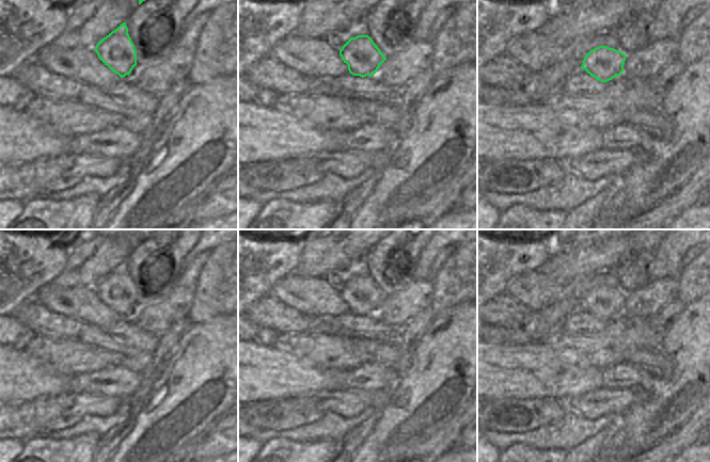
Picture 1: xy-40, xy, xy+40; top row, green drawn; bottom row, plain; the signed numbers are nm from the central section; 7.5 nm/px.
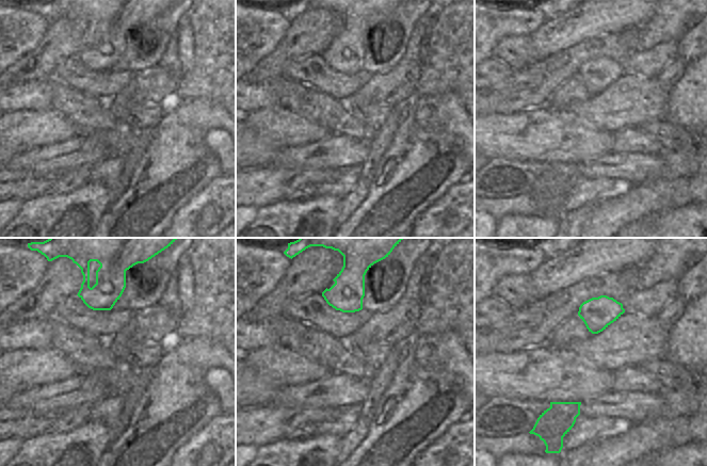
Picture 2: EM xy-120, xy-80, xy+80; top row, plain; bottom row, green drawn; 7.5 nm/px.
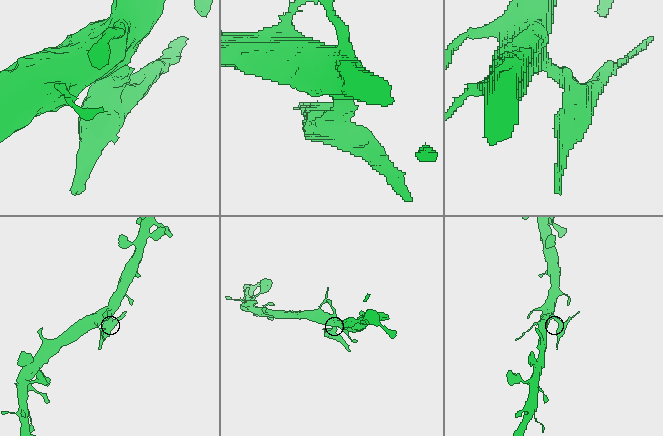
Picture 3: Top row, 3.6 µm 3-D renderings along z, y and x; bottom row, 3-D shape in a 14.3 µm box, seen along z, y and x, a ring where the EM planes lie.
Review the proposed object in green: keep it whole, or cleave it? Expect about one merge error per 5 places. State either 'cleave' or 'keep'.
cleave

